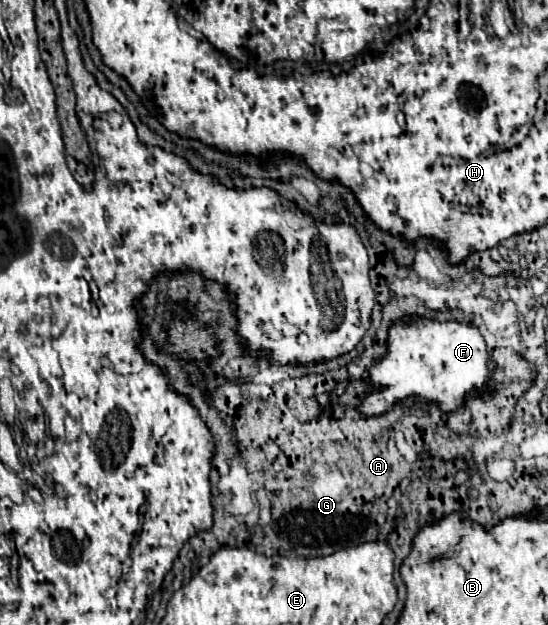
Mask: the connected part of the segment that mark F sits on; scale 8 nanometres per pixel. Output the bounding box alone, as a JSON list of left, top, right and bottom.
[362,319,492,415]

